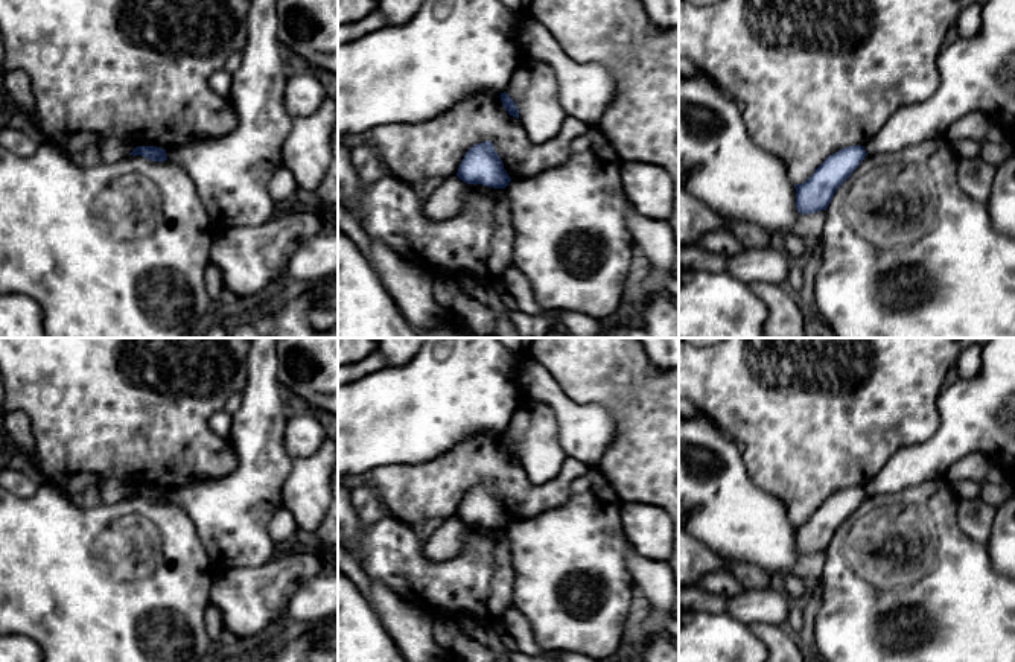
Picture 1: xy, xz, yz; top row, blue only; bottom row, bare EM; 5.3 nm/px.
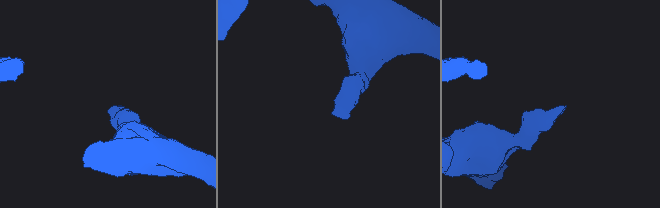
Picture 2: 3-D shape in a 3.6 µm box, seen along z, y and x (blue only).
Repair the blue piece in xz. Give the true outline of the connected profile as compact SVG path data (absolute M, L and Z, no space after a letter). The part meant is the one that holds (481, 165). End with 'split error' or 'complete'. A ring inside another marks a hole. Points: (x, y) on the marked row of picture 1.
M492 142L472 146L466 152L457 177L467 184L482 184L493 189L505 189L511 181Z | complete

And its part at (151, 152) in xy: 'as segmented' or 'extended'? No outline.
as segmented

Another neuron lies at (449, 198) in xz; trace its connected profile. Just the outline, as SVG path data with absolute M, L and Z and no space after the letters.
M457 175L435 183L434 193L425 201L423 213L435 222L453 218L464 210L470 192L470 186Z

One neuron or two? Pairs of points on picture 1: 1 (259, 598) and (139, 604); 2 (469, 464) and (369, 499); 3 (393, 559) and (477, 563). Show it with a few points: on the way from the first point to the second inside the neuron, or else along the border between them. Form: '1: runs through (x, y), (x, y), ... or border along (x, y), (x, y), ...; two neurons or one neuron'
1: border along (215, 572), (209, 603); two neurons
2: border along (369, 483), (388, 513); two neurons
3: runs through (414, 572), (455, 572); one neuron

